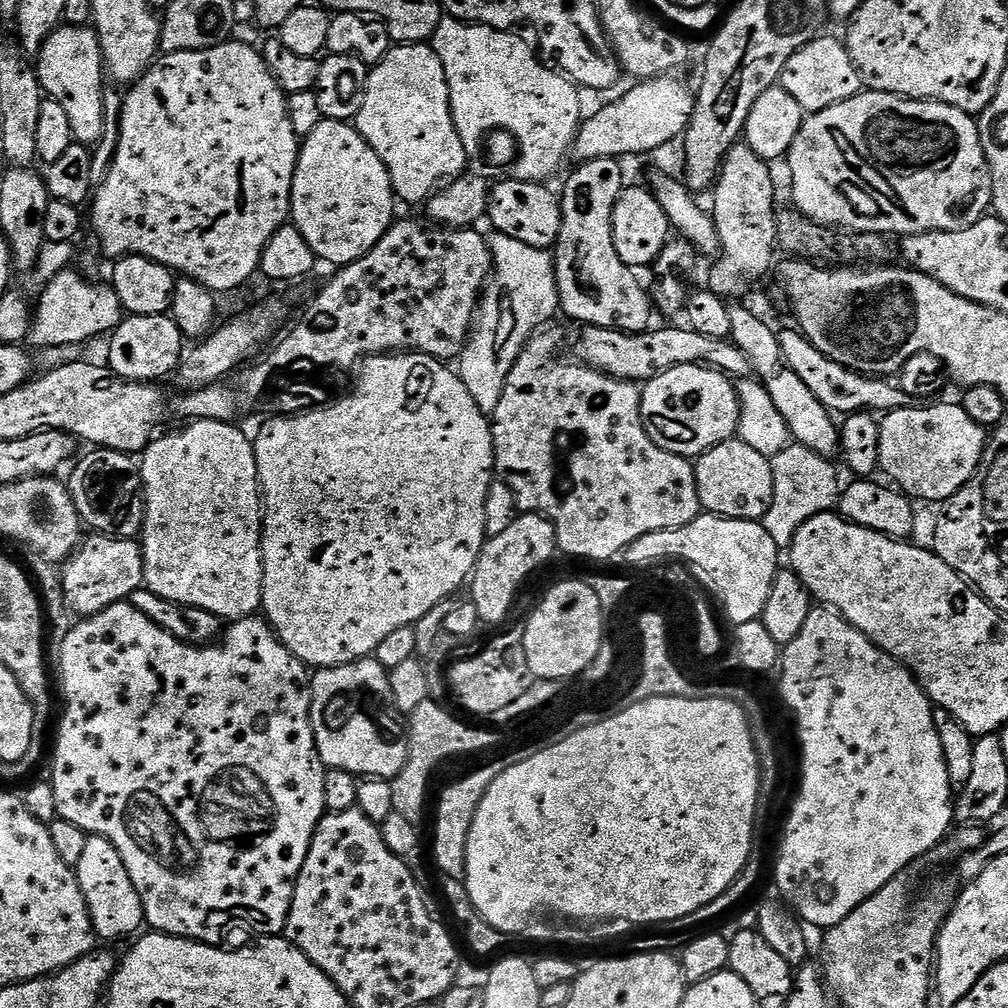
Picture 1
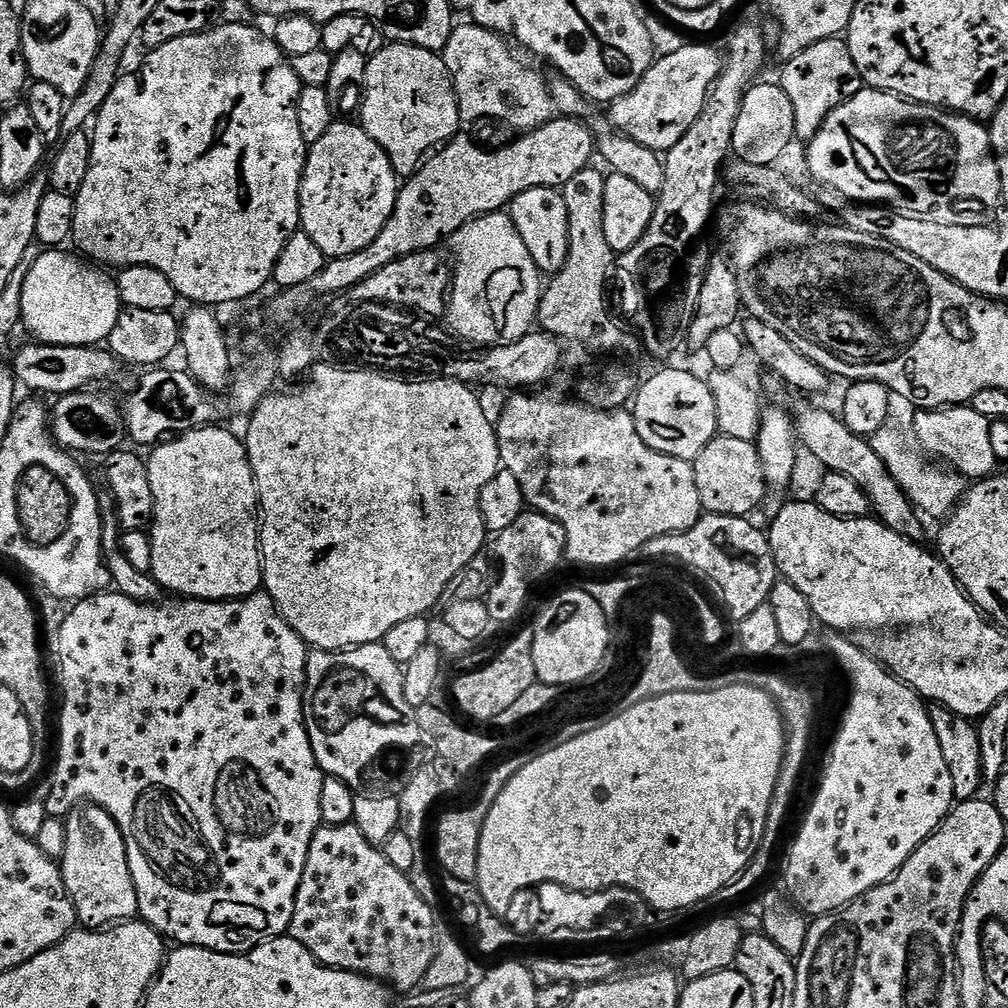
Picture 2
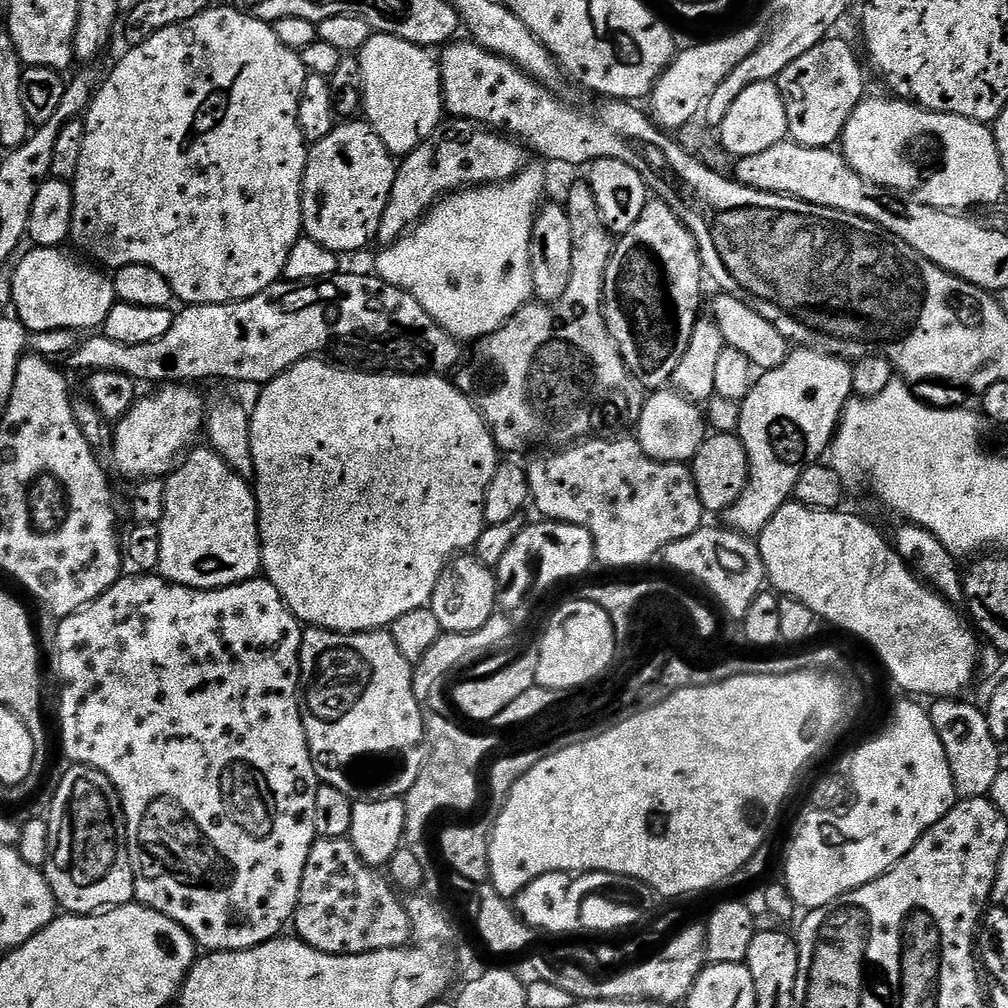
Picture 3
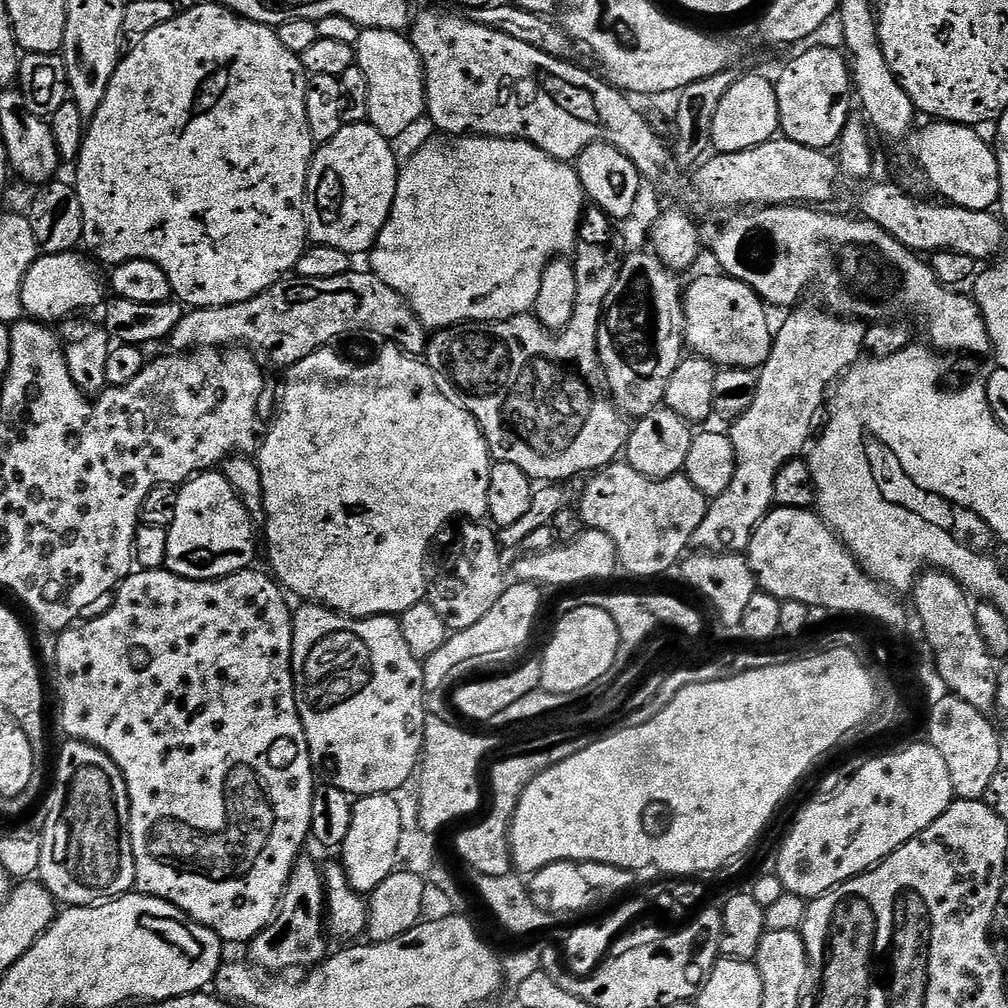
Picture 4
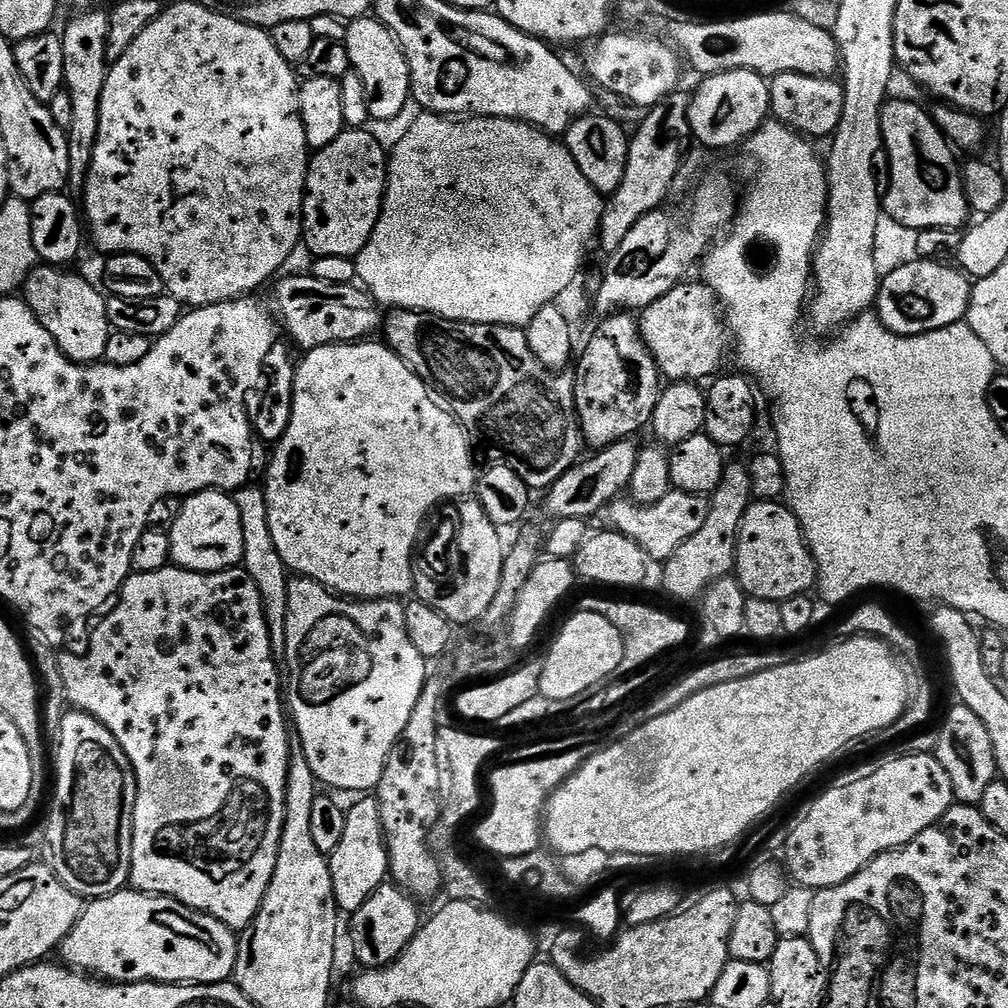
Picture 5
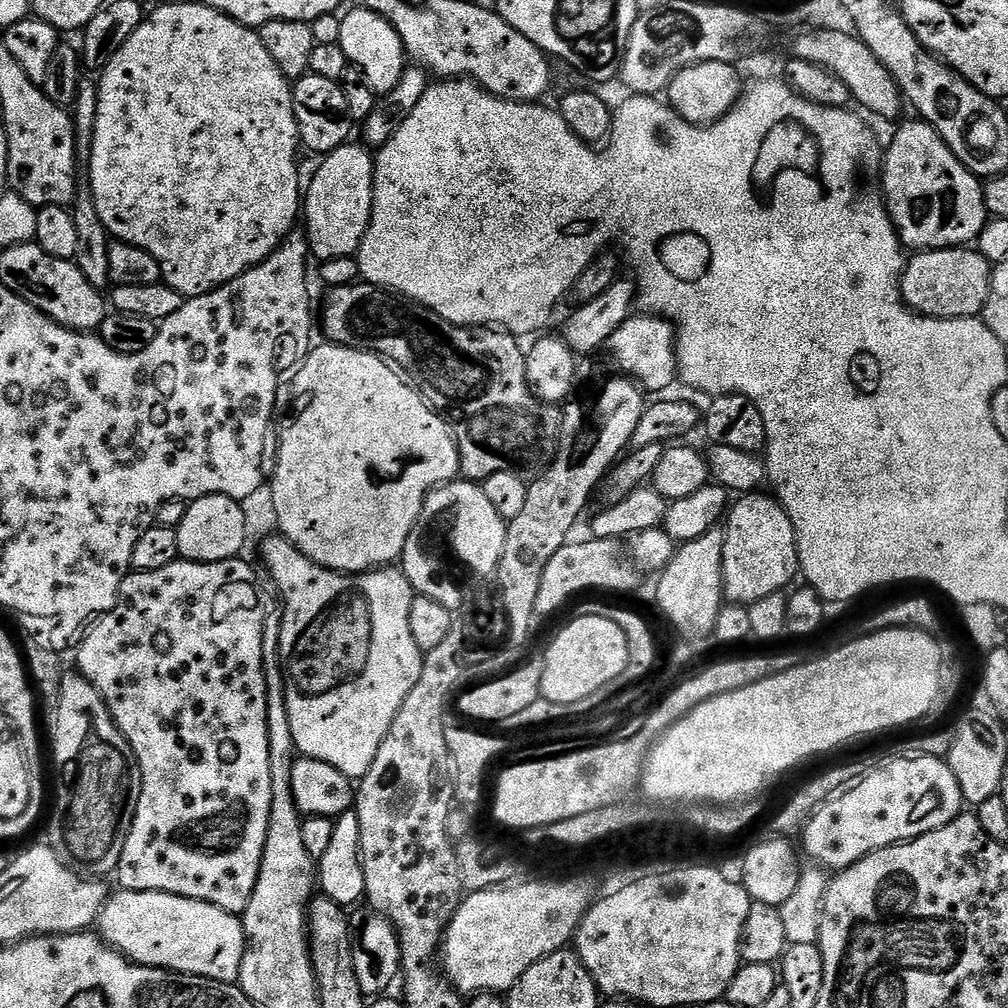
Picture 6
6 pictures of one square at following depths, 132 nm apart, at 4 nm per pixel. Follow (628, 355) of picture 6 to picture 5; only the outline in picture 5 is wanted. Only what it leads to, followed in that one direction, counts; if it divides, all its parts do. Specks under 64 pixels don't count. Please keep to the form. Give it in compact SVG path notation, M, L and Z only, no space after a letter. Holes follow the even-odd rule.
M681 282L677 284L665 296L658 298L650 307L643 309L638 316L640 339L648 347L648 353L654 358L656 365L660 367L661 377L668 382L707 381L721 371L720 363L724 360L726 324L722 319L722 312L718 307L716 296L713 295L708 285L703 282L688 283Z

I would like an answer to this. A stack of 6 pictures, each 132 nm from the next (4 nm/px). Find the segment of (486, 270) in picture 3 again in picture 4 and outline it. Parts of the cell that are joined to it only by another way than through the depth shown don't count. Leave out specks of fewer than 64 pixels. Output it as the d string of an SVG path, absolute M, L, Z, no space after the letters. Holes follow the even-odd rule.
M461 136L447 142L449 144L439 144L432 140L429 144L422 145L408 161L403 161L388 221L386 226L382 226L376 245L370 253L370 271L373 276L386 282L390 290L402 294L404 301L429 330L454 328L469 322L487 324L493 320L508 320L511 316L531 313L536 307L538 286L542 286L542 274L549 263L561 254L571 253L576 247L580 234L580 216L586 207L584 187L580 184L576 169L571 163L555 160L553 156L546 154L546 150L525 140L507 140L497 136Z

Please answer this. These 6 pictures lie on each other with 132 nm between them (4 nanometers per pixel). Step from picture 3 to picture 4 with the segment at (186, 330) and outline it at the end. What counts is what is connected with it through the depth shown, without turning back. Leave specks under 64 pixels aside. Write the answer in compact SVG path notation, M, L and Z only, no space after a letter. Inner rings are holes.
M353 270L338 278L285 278L274 286L267 288L262 294L250 298L241 304L231 304L221 308L198 308L185 311L183 318L174 326L168 336L167 347L173 353L190 352L198 348L223 348L240 346L259 354L269 356L276 364L291 366L297 364L311 352L321 351L333 340L339 341L342 334L363 334L367 328L376 328L376 332L384 332L384 336L396 336L395 347L408 353L409 356L423 357L428 350L429 329L414 314L414 310L386 282L382 282L371 271Z

